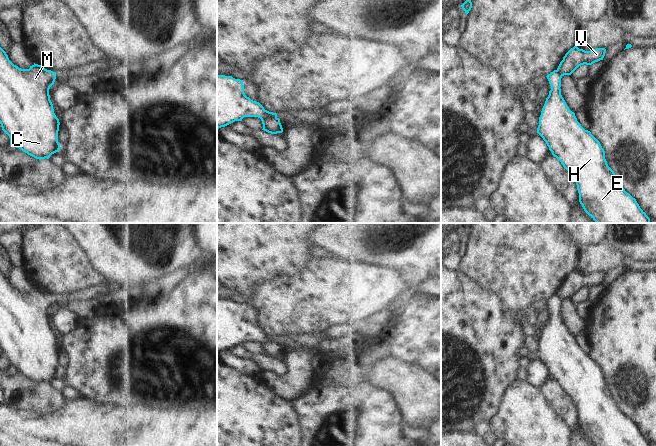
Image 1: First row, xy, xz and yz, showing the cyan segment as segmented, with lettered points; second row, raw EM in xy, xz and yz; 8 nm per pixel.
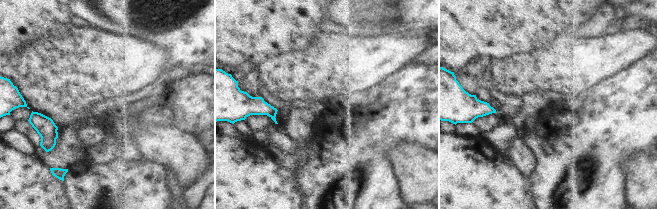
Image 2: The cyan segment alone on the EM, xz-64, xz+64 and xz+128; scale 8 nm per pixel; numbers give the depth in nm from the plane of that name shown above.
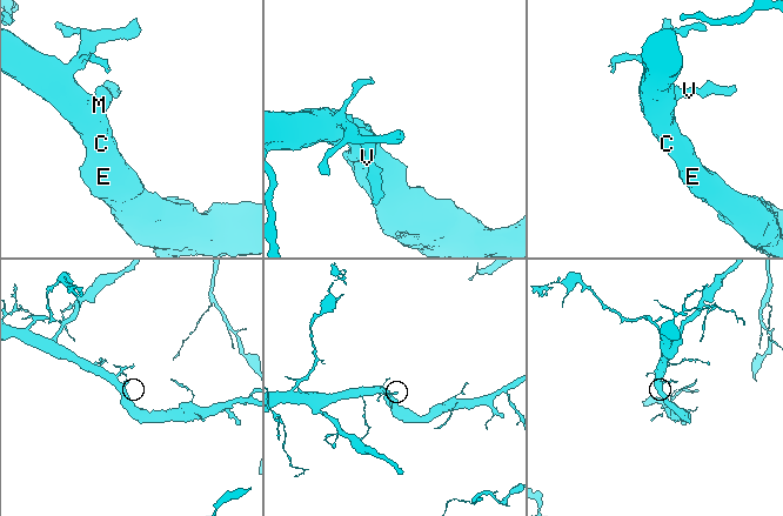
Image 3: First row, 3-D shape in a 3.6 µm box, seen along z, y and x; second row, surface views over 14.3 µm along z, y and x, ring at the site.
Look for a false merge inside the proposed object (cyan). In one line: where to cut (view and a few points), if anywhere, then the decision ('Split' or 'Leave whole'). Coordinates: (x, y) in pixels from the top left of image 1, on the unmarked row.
Split along xz (276, 340), (264, 340), (261, 343). Split

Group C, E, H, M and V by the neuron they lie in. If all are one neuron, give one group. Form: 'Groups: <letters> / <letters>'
Groups: C E H M / V

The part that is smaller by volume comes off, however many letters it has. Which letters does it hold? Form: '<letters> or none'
V

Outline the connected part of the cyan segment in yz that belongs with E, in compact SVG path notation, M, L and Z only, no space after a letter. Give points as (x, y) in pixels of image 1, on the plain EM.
M554 294L546 301L551 314L539 341L537 357L546 366L552 379L574 402L584 435L595 446L650 446L636 423L620 410L617 400L607 388L600 366L581 350L575 337L567 330L561 319L561 298Z

